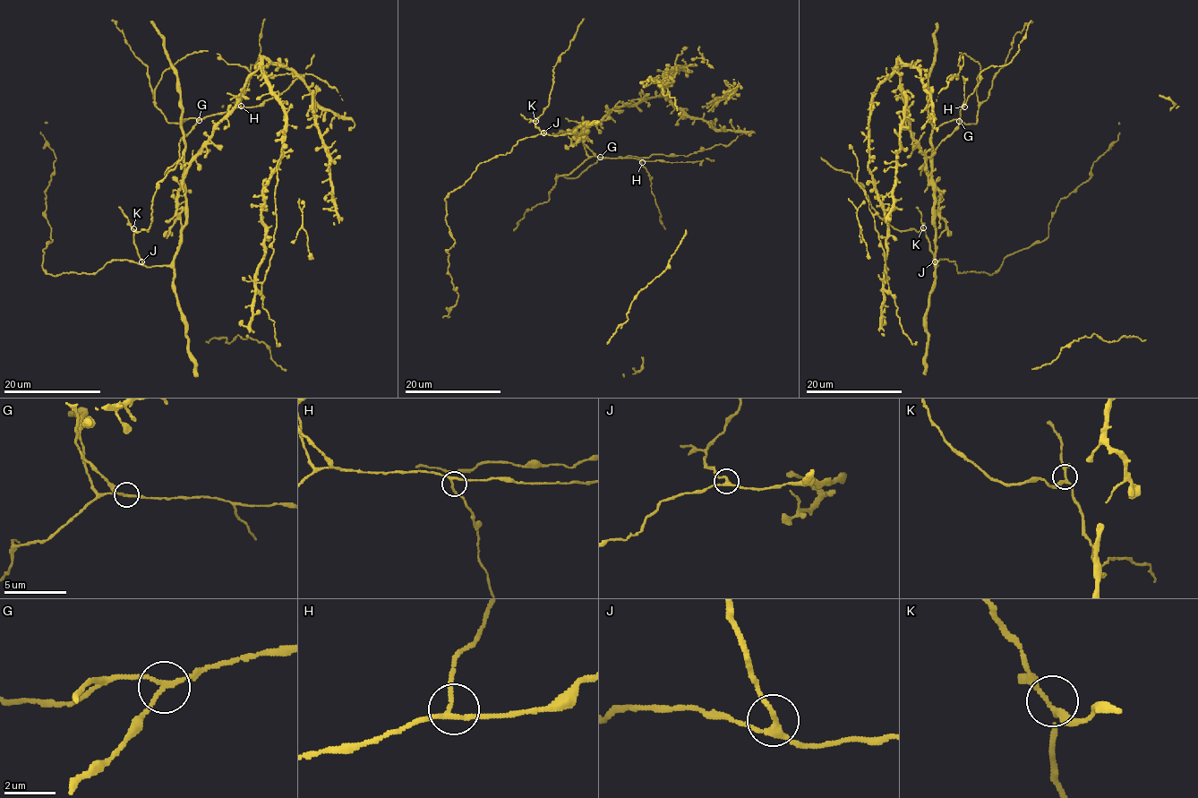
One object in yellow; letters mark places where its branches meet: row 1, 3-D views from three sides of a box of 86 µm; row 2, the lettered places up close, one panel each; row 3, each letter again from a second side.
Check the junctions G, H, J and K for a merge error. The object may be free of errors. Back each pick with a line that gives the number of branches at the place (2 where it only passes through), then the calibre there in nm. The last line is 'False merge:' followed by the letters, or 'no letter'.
G: Branches: 3. Thickness 160 nm
False merge: G

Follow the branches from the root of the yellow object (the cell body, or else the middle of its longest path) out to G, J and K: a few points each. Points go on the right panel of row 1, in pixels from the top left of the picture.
G: (899, 72), (906, 121), (914, 144), (925, 157), (927, 163), (923, 164), (959, 121)
J: (899, 72), (899, 88), (906, 109), (906, 121), (931, 176), (937, 266), (935, 261)
K: (899, 72), (899, 88), (906, 109), (906, 121), (931, 176), (937, 266), (923, 227)

